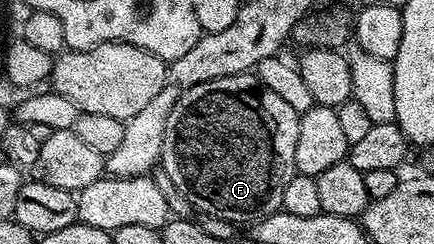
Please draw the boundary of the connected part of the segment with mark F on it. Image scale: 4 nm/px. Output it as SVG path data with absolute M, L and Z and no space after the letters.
M252 73L231 75L230 77L222 77L214 81L206 81L202 85L194 85L174 105L174 109L166 121L162 167L170 175L177 188L192 202L195 210L200 215L222 217L223 219L229 219L231 223L237 225L243 225L244 222L247 224L249 221L257 219L265 219L270 213L281 210L282 193L286 193L286 185L290 185L292 178L298 174L296 162L294 161L294 149L298 149L300 116L301 112L290 109L290 105L286 101L282 101L282 97L278 97L278 93L274 93L271 89L266 89L266 85L262 85L260 80Z

